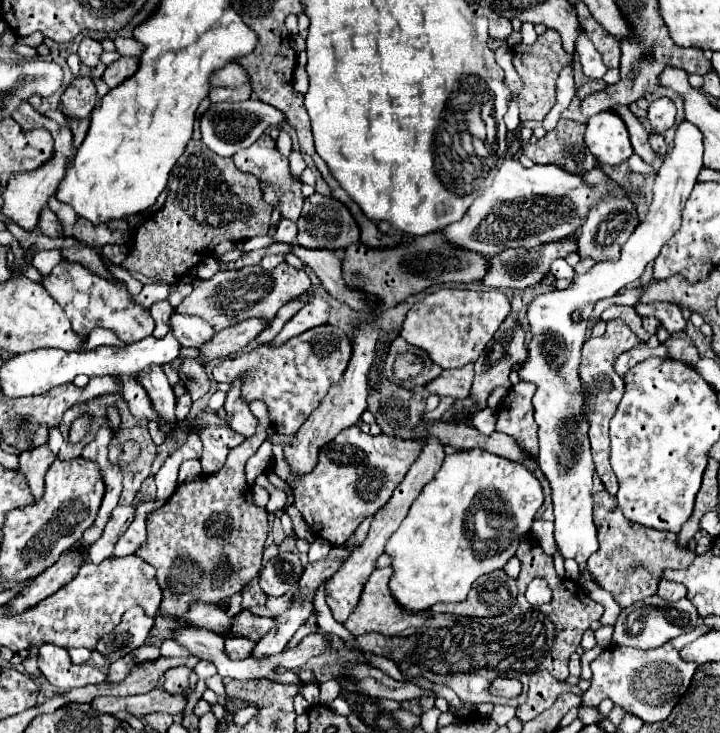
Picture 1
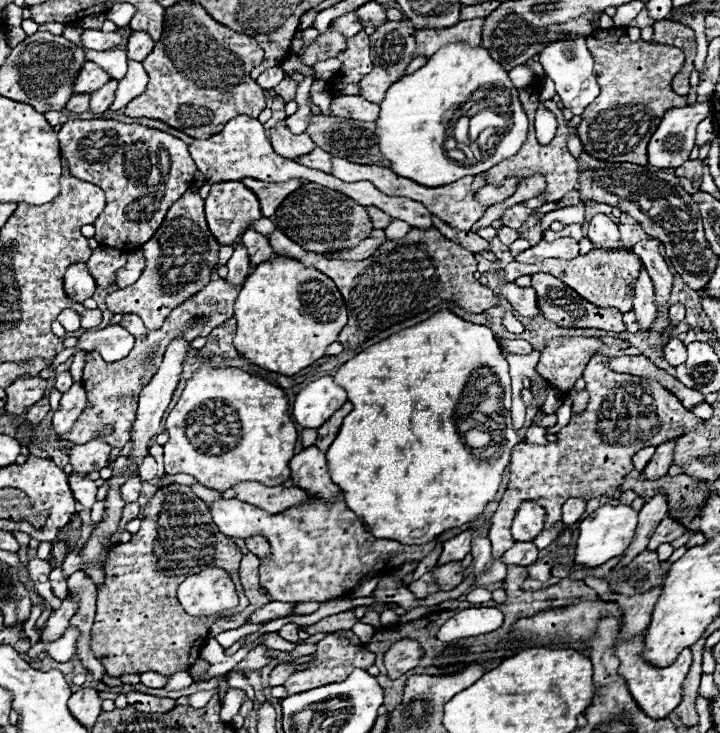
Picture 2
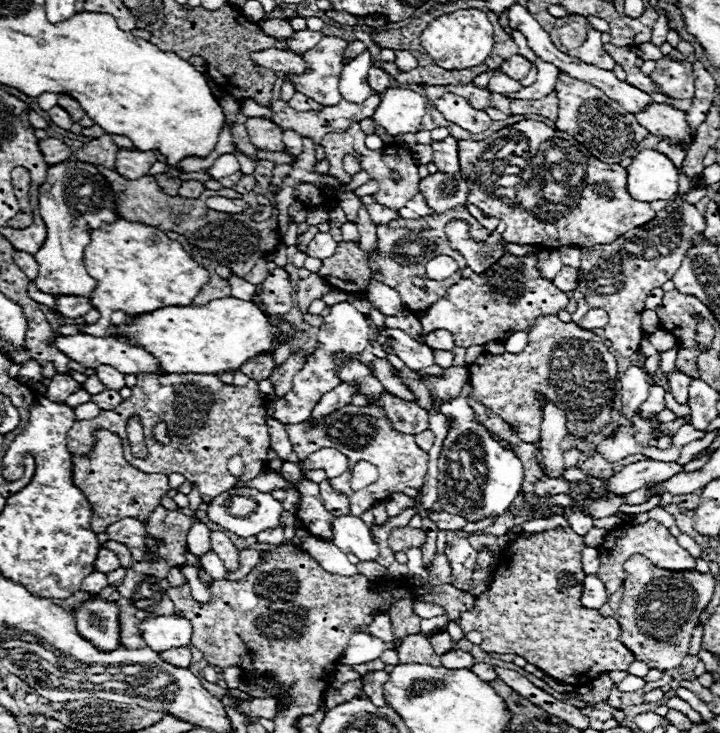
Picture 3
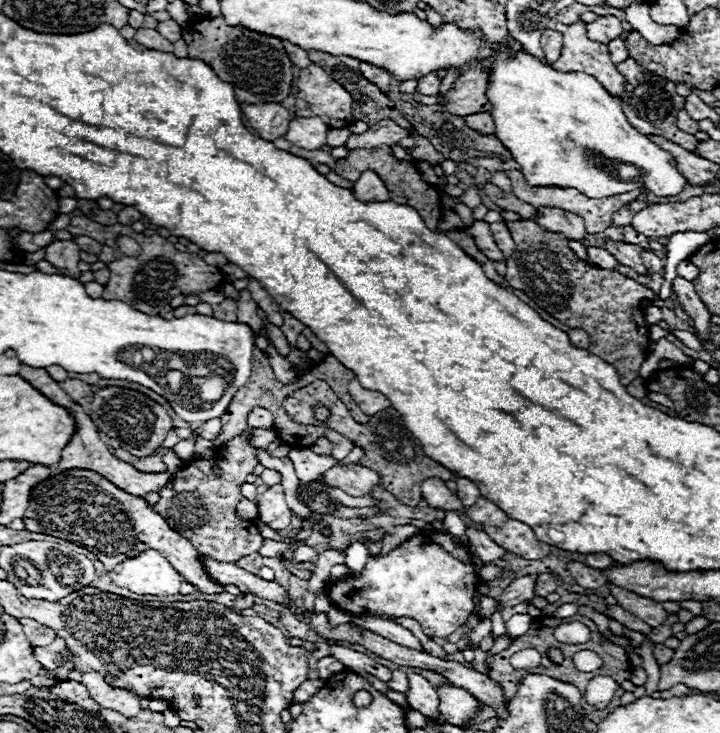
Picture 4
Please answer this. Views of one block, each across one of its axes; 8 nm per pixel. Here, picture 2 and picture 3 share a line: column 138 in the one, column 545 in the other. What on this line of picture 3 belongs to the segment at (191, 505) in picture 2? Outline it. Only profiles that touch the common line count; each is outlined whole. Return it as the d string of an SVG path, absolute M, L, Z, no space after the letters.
M570 528L534 532L532 536L528 536L528 532L522 532L518 540L514 540L500 552L498 568L494 572L494 582L482 596L476 598L474 610L460 614L458 626L462 628L464 634L472 630L482 632L484 642L480 644L480 648L484 652L522 656L530 664L540 668L544 674L560 680L562 684L586 686L604 672L626 670L636 658L618 640L620 624L612 616L600 616L598 610L590 610L580 604L580 594L586 578L582 570L584 548L586 544L582 542L582 536L578 536Z

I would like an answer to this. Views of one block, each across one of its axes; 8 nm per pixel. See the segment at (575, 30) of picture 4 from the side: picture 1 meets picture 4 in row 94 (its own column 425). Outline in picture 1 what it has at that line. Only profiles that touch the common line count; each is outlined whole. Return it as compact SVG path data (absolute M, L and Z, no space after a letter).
M378 568L370 574L370 578L364 584L364 590L360 594L360 602L356 604L356 610L348 616L348 620L344 622L344 628L352 634L352 636L360 636L360 634L368 634L368 632L378 632L384 636L412 636L430 616L430 612L410 612L406 614L396 600L390 594L388 588L388 580L390 580L392 568Z

